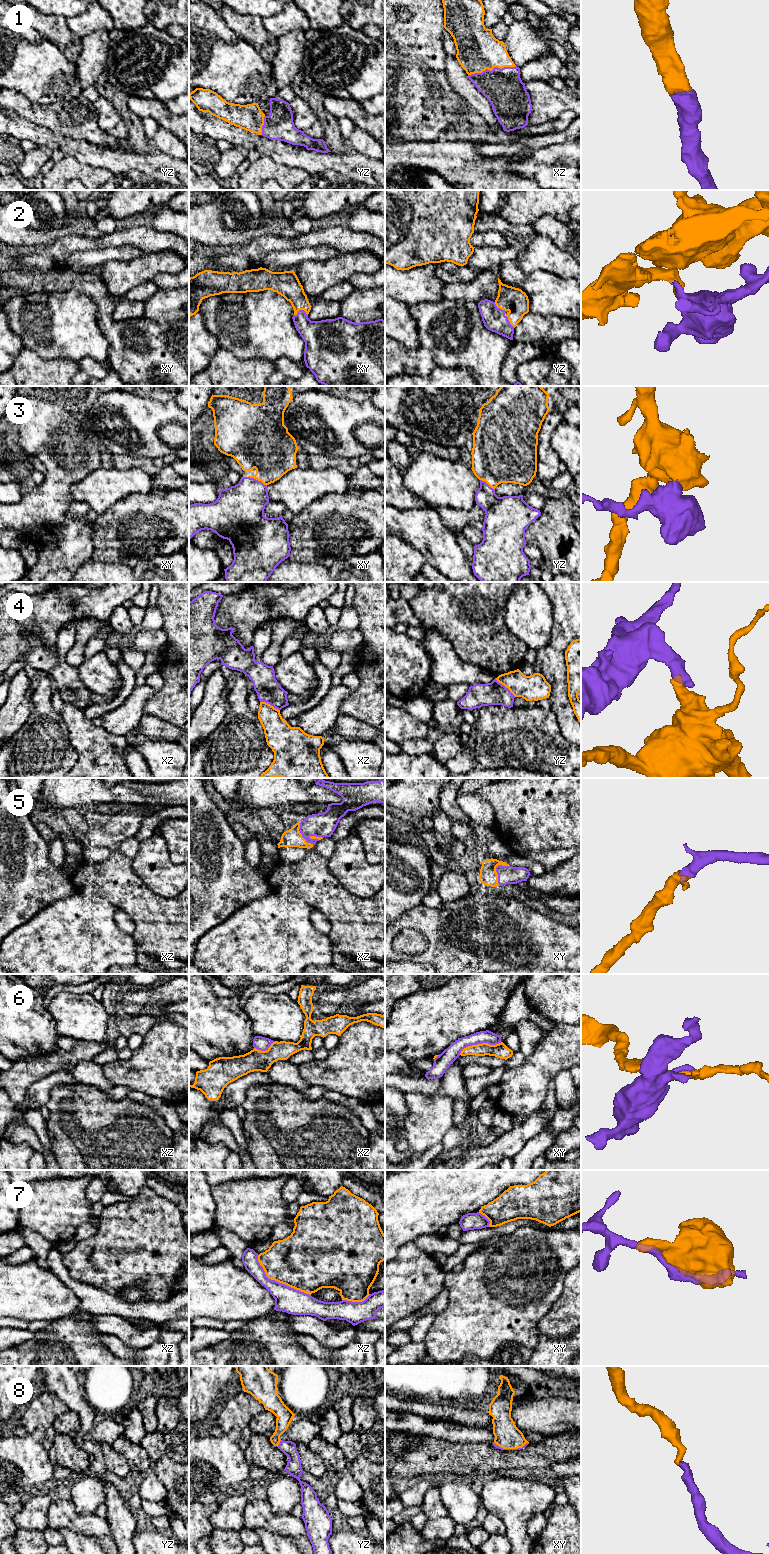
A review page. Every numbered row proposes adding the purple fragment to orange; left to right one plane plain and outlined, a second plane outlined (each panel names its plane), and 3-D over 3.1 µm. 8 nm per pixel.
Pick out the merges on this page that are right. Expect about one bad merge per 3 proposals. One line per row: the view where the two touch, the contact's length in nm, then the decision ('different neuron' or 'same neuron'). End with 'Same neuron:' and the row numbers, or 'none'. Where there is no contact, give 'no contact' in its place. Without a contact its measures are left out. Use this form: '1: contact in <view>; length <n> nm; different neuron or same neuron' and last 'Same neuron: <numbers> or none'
1: contact in xz; length 400 nm; same neuron
2: contact in xy; length 110 nm; same neuron
3: contact in xy; length 170 nm; same neuron
4: contact in yz; length 220 nm; different neuron
5: contact in xy; length 190 nm; same neuron
6: contact in xy; length 360 nm; different neuron
7: contact in xz; length 550 nm; different neuron
8: contact in xy; length 280 nm; same neuron
Same neuron: 1, 2, 3, 5, 8

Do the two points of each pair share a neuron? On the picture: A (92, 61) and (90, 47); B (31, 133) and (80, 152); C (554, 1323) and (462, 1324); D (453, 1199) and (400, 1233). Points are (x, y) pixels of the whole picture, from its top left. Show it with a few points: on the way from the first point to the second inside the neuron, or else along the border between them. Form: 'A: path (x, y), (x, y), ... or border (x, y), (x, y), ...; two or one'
A: path (92, 58), (92, 50); one
B: path (43, 137), (68, 145); one
C: border (553, 1304), (538, 1324), (539, 1334); two
D: path (440, 1199), (434, 1199), (413, 1220); one

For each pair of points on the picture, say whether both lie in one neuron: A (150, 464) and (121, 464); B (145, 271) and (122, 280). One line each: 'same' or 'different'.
A: same
B: same

